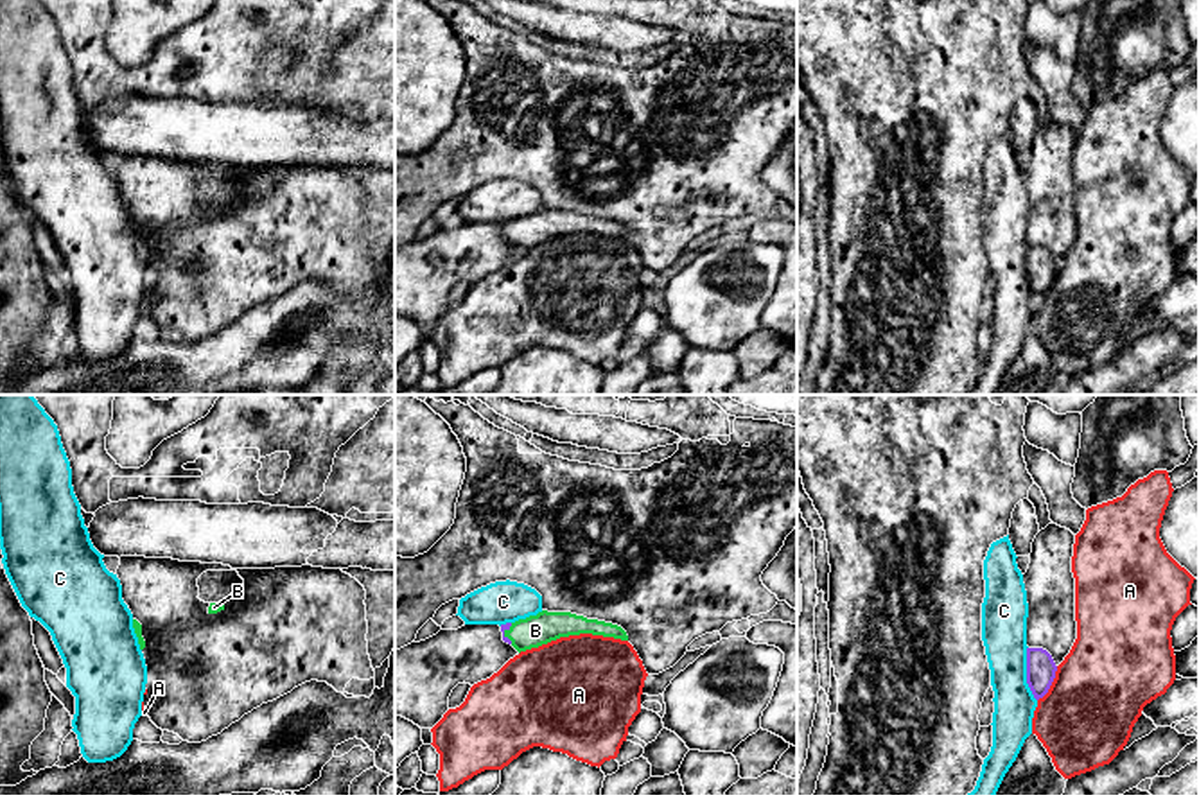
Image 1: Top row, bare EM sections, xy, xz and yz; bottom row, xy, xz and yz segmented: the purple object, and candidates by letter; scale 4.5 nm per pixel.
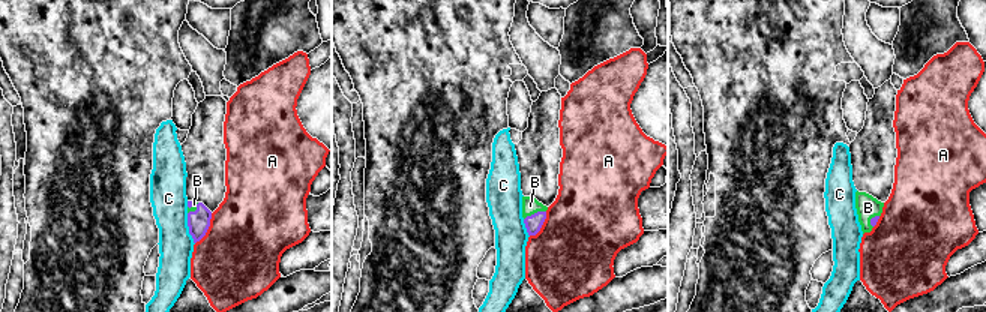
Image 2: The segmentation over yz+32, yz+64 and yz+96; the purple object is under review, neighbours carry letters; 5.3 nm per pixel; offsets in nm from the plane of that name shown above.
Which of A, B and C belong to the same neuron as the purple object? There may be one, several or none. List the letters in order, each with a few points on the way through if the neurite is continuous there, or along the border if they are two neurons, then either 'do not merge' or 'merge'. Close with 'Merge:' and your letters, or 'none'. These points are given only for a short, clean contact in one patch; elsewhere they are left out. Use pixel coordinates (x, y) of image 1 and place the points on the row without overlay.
A: do not merge
B: way xz (503, 225), (503, 232), (528, 232), (535, 228); merge
C: do not merge
Merge: B

